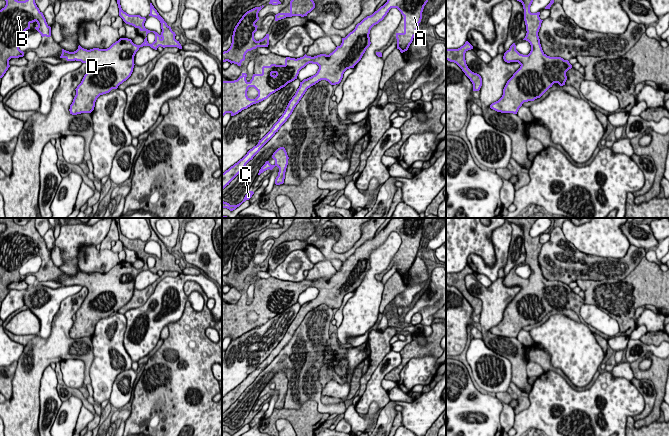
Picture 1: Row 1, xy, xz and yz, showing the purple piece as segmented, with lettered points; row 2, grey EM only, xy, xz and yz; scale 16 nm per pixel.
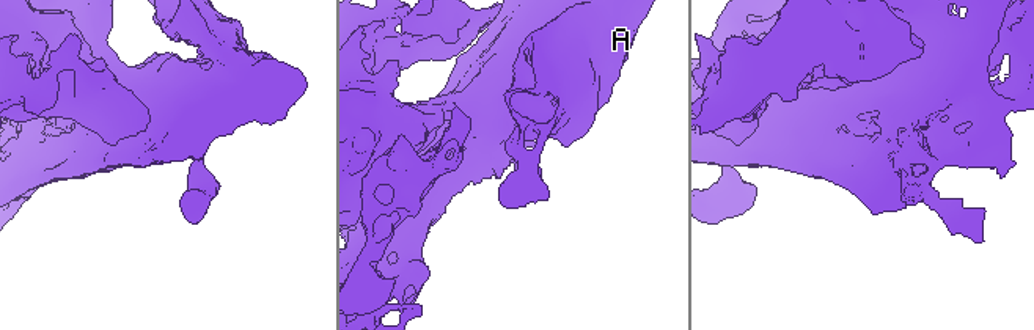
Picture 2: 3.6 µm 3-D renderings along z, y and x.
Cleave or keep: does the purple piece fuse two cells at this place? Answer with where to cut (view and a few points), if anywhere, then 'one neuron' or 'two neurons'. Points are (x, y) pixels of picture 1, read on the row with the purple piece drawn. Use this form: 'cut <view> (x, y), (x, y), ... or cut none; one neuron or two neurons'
cut none; one neuron

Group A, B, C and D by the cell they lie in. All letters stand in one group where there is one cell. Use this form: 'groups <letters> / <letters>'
groups A B C D

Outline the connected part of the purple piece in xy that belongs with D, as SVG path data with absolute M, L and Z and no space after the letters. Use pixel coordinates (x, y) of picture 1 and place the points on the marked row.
M117 0L117 4L119 8L119 16L123 19L123 21L126 24L132 25L135 28L139 28L140 31L145 31L146 36L148 33L153 32L155 34L155 41L152 44L149 44L146 37L141 45L136 45L132 42L131 39L120 38L107 49L93 48L87 50L82 48L80 45L78 46L78 49L74 52L69 52L62 49L62 54L60 58L65 58L67 61L81 61L82 63L86 63L88 65L88 71L84 75L81 83L75 89L76 95L69 109L70 114L72 115L77 115L81 113L91 113L94 110L95 102L100 95L109 93L112 89L117 89L120 84L126 81L133 72L133 68L135 65L134 56L140 47L150 46L155 50L157 50L159 46L163 48L177 47L179 49L182 49L182 46L179 43L179 41L175 39L175 32L172 31L171 27L168 26L164 19L159 15L152 3L150 3L149 16L155 17L160 21L162 29L160 35L155 31L150 31L145 28L145 17L141 17L140 15L129 15L122 10L120 0Z

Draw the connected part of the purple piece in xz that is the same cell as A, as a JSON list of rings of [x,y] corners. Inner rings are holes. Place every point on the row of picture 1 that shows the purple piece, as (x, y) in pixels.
[[[387,0],[383,6],[372,15],[364,18],[352,32],[342,38],[341,45],[337,46],[329,55],[320,54],[311,57],[305,54],[297,59],[286,57],[284,65],[271,64],[270,66],[263,66],[262,73],[253,74],[249,82],[246,80],[246,73],[242,73],[234,81],[222,81],[222,117],[226,113],[234,116],[251,105],[267,99],[271,94],[297,79],[299,71],[307,64],[312,63],[319,66],[315,75],[300,82],[299,88],[289,101],[284,113],[270,131],[242,159],[222,173],[222,190],[278,132],[308,88],[321,80],[326,80],[331,85],[341,82],[344,72],[347,69],[354,68],[370,46],[369,34],[371,28],[382,21],[391,8],[397,8],[404,16],[404,32],[396,33],[396,39],[397,49],[401,53],[407,51],[417,33],[422,19],[422,12],[427,2],[428,0]],[[249,87],[254,87],[258,91],[258,96],[255,99],[250,99],[247,96]]]

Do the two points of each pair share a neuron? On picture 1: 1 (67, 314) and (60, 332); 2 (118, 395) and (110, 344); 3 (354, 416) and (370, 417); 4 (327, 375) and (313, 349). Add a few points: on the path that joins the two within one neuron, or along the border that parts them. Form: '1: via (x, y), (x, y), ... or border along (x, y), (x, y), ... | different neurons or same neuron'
1: via (63, 318), (60, 328) | same neuron
2: border along (131, 368), (124, 369), (117, 375), (108, 399) | different neurons
3: via (358, 419), (366, 419) | same neuron
4: border along (327, 343), (324, 349), (324, 364), (317, 376) | different neurons

